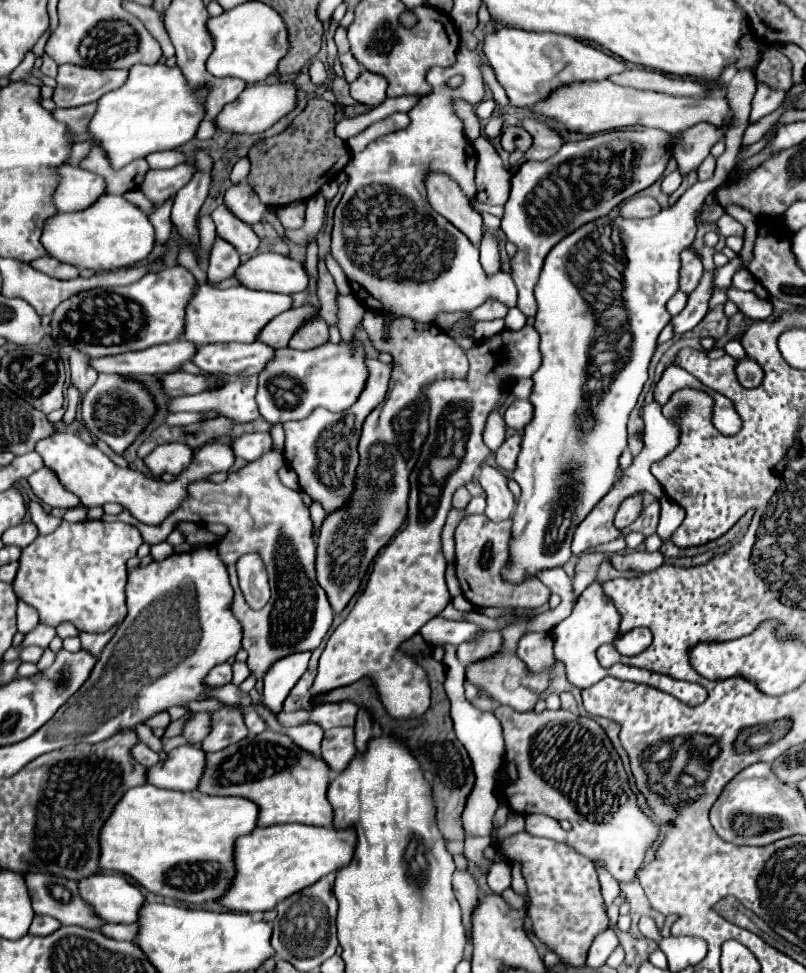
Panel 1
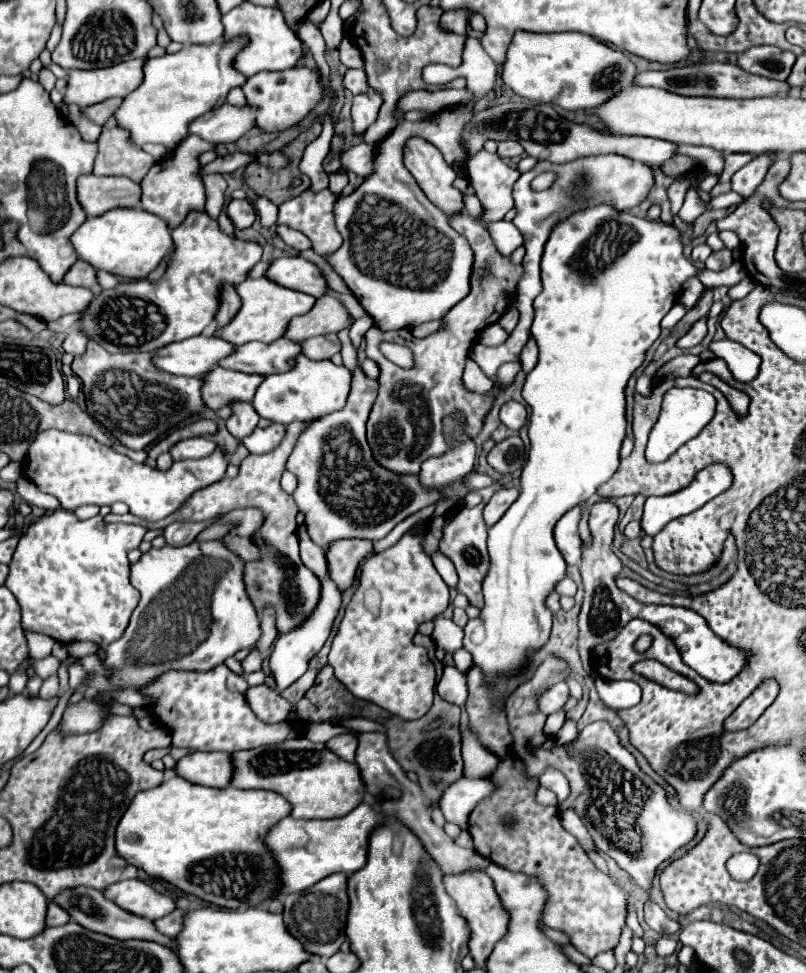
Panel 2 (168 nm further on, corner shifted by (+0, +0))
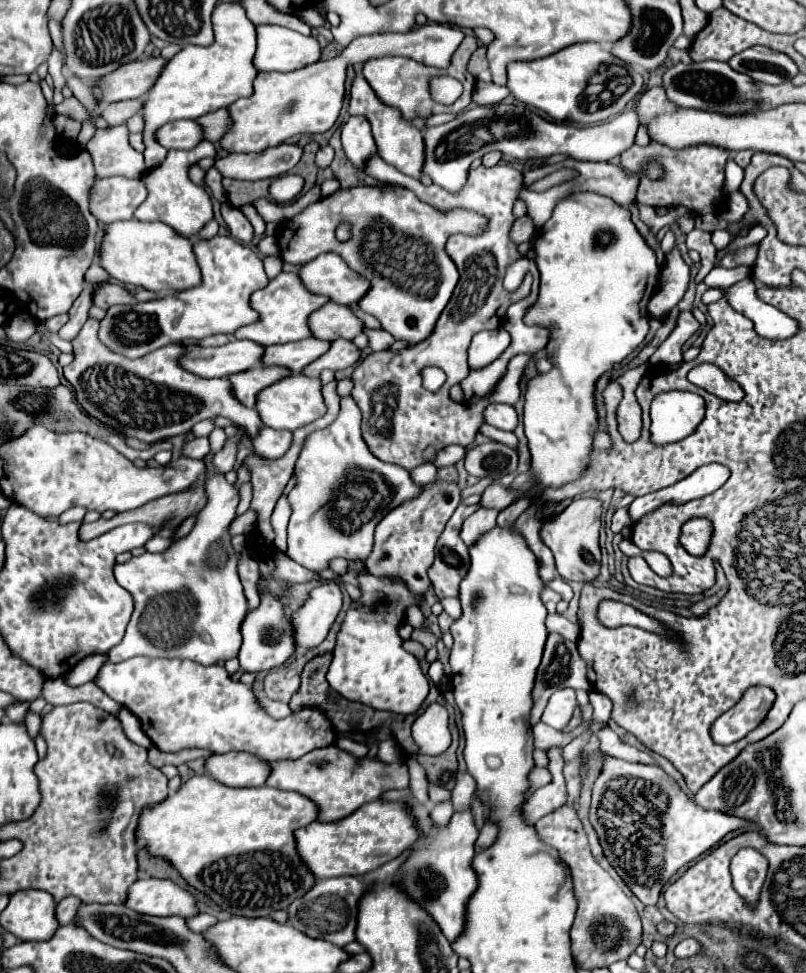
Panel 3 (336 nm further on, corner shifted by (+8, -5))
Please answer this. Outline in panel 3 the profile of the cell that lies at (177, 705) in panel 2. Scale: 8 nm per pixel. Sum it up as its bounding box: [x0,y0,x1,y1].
[96,657,336,761]

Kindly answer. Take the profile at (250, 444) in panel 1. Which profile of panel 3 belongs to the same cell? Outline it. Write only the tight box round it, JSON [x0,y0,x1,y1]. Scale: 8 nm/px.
[252,427,292,459]

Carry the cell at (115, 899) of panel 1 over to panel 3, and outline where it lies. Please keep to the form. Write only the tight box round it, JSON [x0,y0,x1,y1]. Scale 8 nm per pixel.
[126,879,198,917]

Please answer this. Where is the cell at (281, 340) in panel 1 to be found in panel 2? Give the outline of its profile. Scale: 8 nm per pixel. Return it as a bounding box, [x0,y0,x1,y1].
[284,296,352,342]

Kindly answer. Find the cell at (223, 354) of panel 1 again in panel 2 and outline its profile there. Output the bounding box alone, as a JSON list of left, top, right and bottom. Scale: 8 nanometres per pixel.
[218,338,300,376]

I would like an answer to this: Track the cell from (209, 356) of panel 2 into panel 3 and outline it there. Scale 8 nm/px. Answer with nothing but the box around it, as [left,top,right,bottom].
[182,339,264,377]

